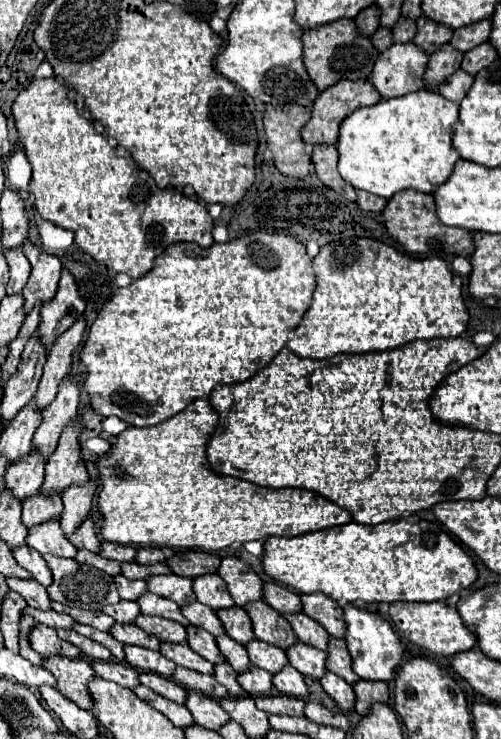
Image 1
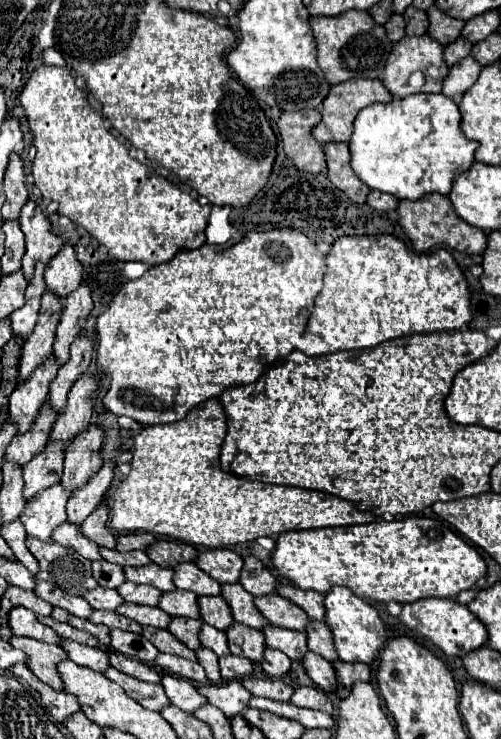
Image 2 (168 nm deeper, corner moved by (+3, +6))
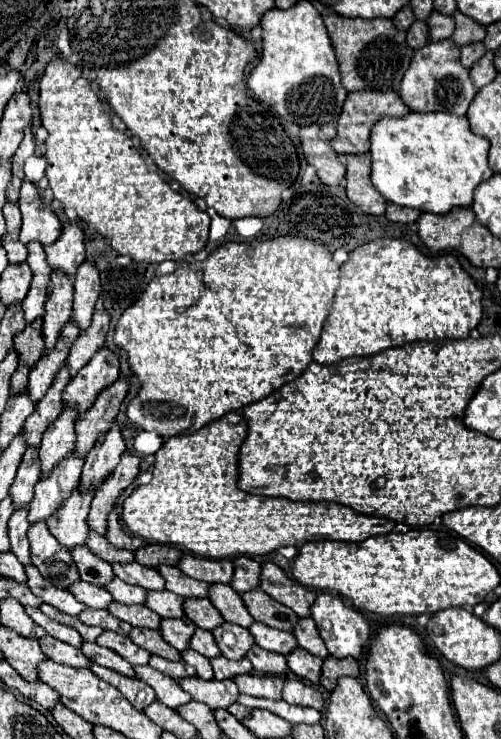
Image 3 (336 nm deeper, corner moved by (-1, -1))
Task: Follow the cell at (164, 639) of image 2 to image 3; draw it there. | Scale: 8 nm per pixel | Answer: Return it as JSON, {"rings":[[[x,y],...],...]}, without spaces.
{"rings":[[[134,627],[134,629],[130,631],[130,639],[132,639],[136,645],[140,645],[142,649],[146,649],[146,651],[150,651],[150,653],[154,653],[154,655],[160,655],[160,657],[170,659],[170,661],[182,661],[180,651],[176,651],[172,645],[168,645],[158,631]]]}

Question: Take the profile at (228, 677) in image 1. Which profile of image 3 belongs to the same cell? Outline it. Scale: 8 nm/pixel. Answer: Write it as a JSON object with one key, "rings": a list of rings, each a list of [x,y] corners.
{"rings":[[[186,649],[186,651],[182,651],[182,659],[196,669],[200,679],[206,679],[206,681],[214,679],[214,673],[212,673],[212,667],[210,667],[210,659],[206,659],[204,655],[200,655],[200,653],[192,651],[192,649]]]}

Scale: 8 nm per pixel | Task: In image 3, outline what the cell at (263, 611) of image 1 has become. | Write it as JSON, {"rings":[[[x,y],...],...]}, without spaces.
{"rings":[[[210,585],[210,601],[214,607],[222,613],[222,617],[230,623],[236,623],[240,627],[250,627],[254,623],[252,615],[248,613],[242,597],[230,587],[230,585]]]}

